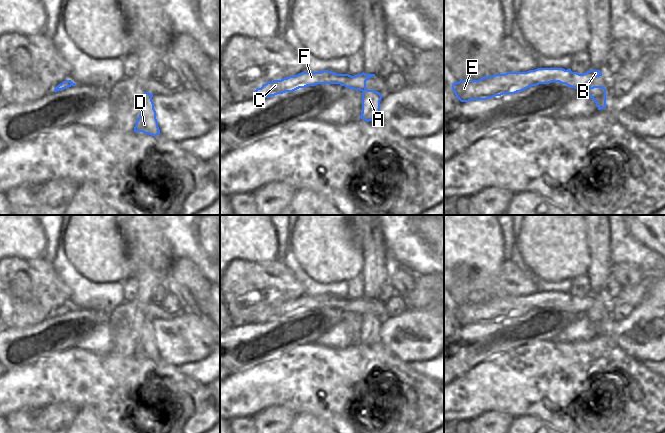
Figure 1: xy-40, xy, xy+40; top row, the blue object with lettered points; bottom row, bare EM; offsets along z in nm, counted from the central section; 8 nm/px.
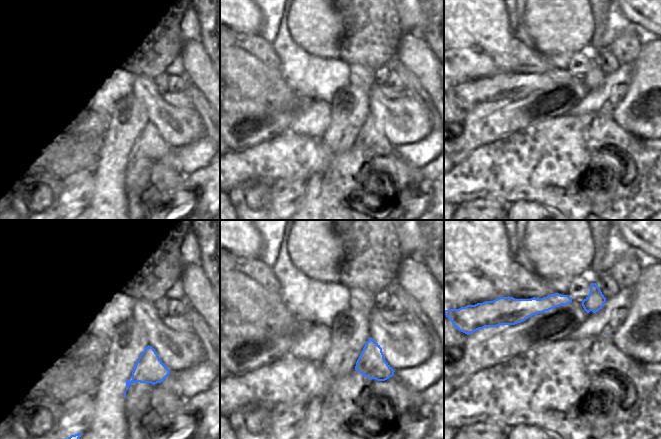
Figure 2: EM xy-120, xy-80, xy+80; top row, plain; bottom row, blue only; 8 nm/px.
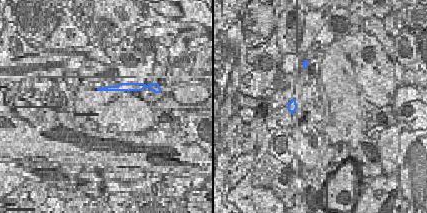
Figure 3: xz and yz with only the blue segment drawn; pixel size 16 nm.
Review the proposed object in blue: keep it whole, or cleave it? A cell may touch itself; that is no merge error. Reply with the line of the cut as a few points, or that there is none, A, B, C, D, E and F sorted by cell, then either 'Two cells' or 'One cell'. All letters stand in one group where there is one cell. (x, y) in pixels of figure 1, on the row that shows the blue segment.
Split along xy+40 (572, 72), (569, 80), (565, 83). Groups: A B D / C E F. Two cells.

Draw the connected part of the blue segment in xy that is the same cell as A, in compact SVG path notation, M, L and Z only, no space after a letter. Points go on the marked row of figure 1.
M357 74L355 76L347 75L346 81L340 84L346 88L360 90L362 92L362 113L360 118L369 122L380 118L380 101L382 95L375 90L366 89L366 81L375 76L375 74Z

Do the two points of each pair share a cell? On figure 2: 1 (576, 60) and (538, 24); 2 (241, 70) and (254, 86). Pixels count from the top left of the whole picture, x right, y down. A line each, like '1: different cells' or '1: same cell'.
1: different cells
2: same cell

